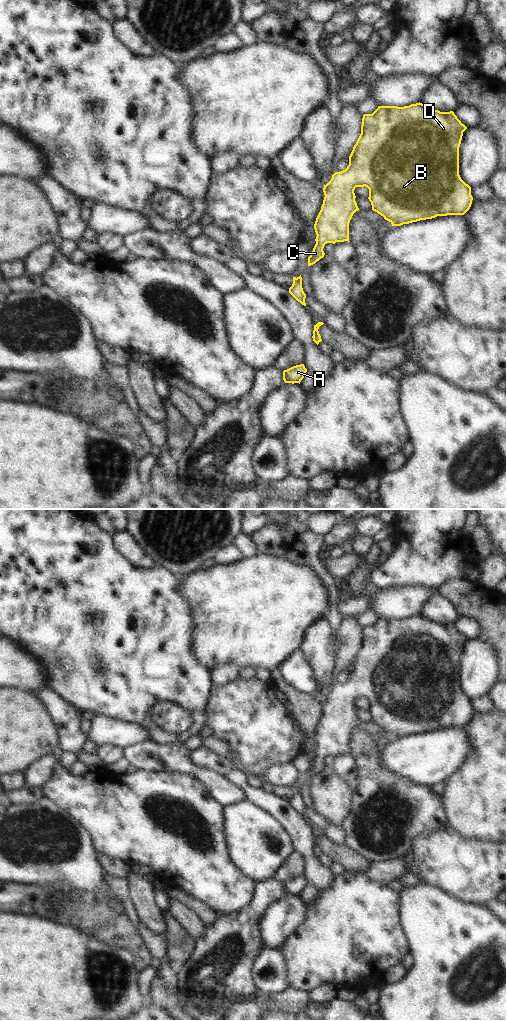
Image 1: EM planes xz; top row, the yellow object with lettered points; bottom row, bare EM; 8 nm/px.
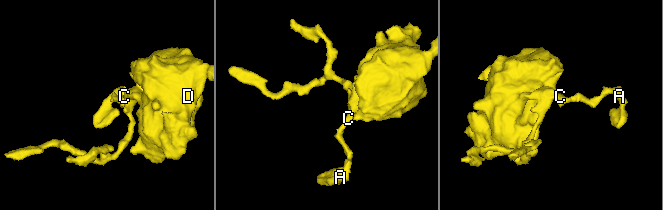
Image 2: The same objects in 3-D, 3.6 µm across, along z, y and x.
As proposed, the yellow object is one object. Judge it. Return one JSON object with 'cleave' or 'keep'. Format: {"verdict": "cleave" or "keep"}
{"verdict": "keep"}

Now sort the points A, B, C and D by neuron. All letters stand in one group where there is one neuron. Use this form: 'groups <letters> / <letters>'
groups A B C D

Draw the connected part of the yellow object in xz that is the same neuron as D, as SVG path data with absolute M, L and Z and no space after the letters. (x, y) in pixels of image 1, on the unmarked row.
M422 615L411 616L409 618L397 619L397 618L378 618L378 620L372 626L364 626L362 630L361 646L353 659L353 662L349 668L349 677L341 684L335 684L332 687L331 692L324 697L324 712L321 718L321 722L316 730L314 741L316 744L316 756L312 765L308 769L308 778L315 776L321 770L324 769L324 758L327 755L344 754L349 753L349 735L353 726L359 722L355 713L354 702L356 699L367 699L369 701L369 713L372 717L372 722L384 729L389 733L392 738L401 738L403 736L409 736L420 732L432 731L437 728L447 727L464 727L471 719L473 709L471 707L471 699L466 696L459 687L459 659L461 656L463 644L467 639L461 635L453 623L440 624Z

